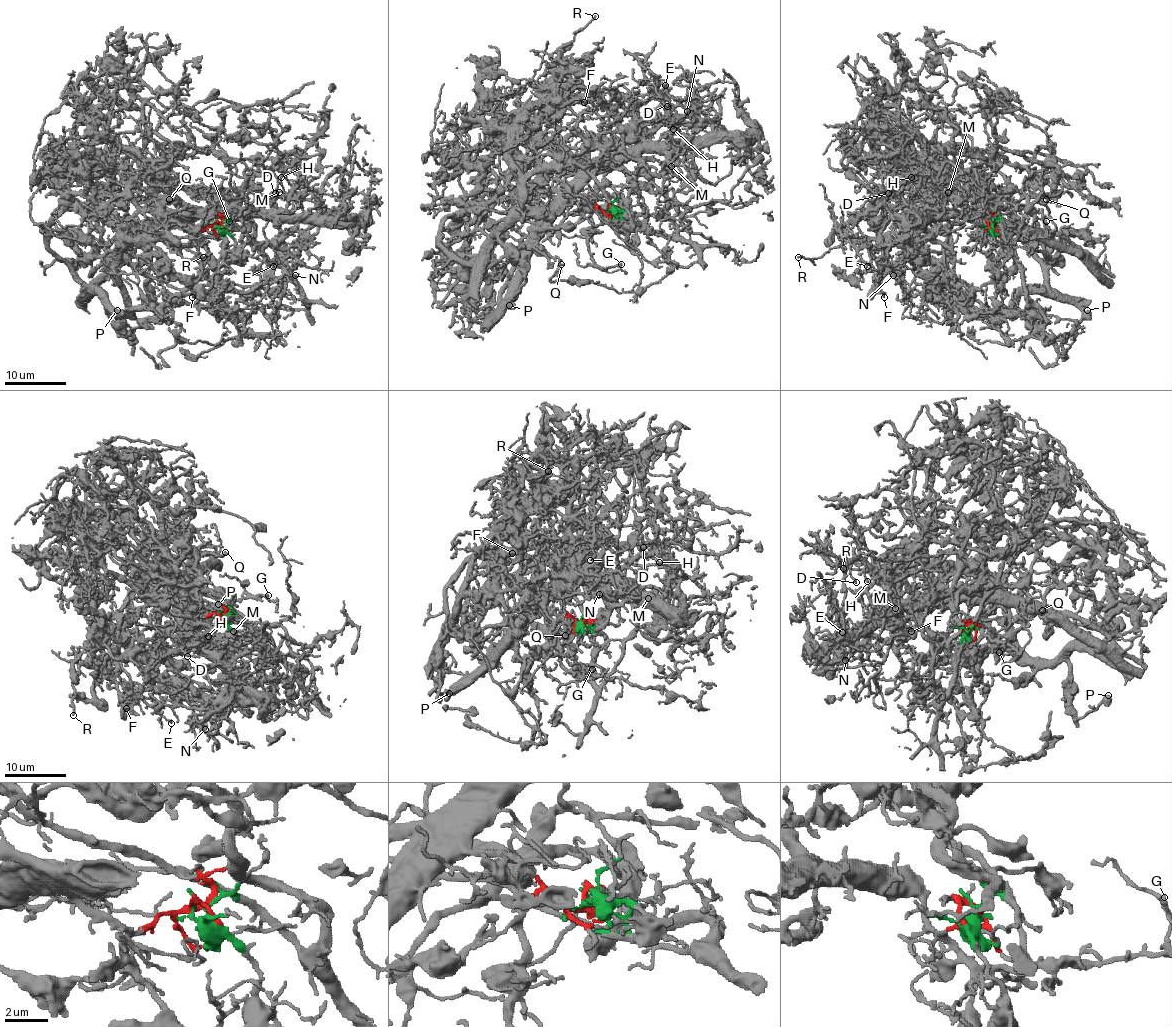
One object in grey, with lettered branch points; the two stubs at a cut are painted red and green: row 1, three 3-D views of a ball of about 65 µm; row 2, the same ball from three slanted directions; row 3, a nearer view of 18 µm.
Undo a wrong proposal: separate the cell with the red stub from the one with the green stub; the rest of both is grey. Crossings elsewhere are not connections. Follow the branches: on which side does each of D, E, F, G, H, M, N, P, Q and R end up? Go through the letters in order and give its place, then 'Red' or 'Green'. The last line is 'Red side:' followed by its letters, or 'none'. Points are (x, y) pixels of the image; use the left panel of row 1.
D: Place: (275, 193). Red
E: Place: (273, 266). Red
F: Place: (192, 297). Red
G: Place: (229, 221). Red
H: Place: (281, 177). Red
M: Place: (279, 192). Red
N: Place: (295, 275). Red
P: Place: (117, 310). Red
Q: Place: (169, 199). Red
R: Place: (203, 257). Red
Red side: D, E, F, G, H, M, N, P, Q, R

